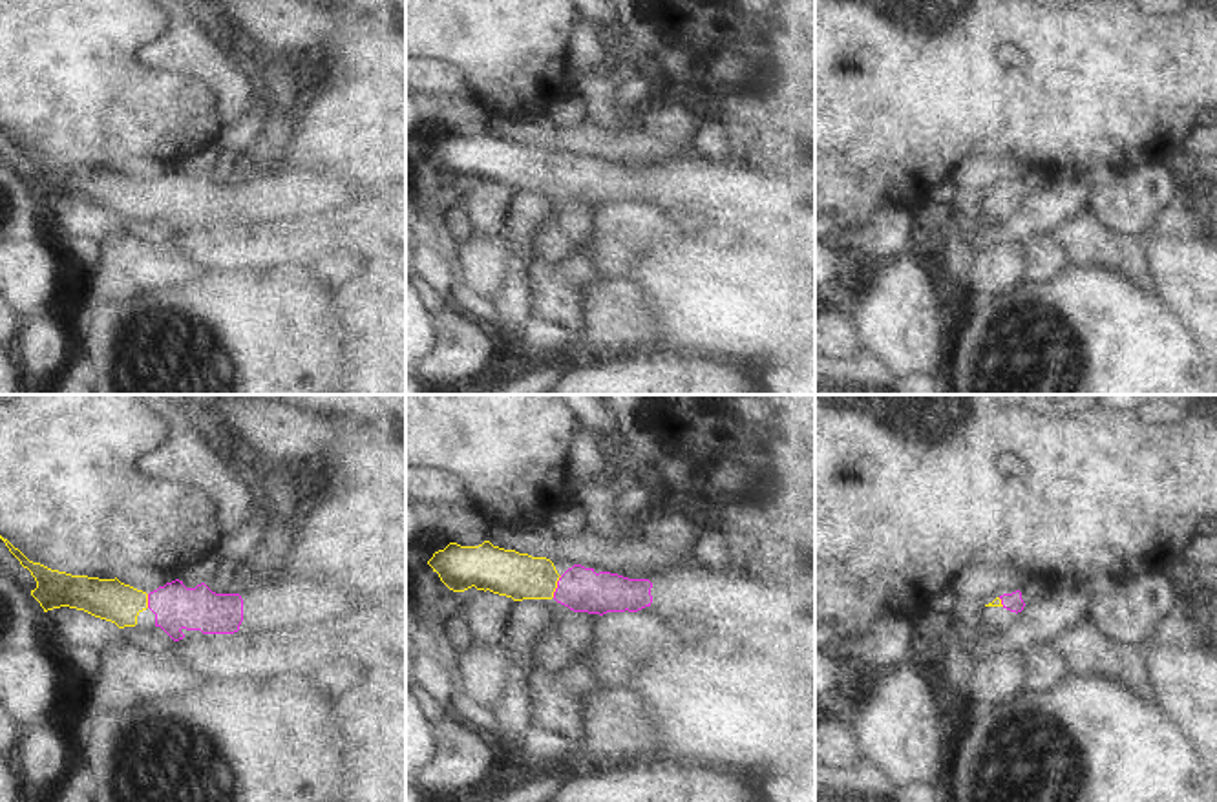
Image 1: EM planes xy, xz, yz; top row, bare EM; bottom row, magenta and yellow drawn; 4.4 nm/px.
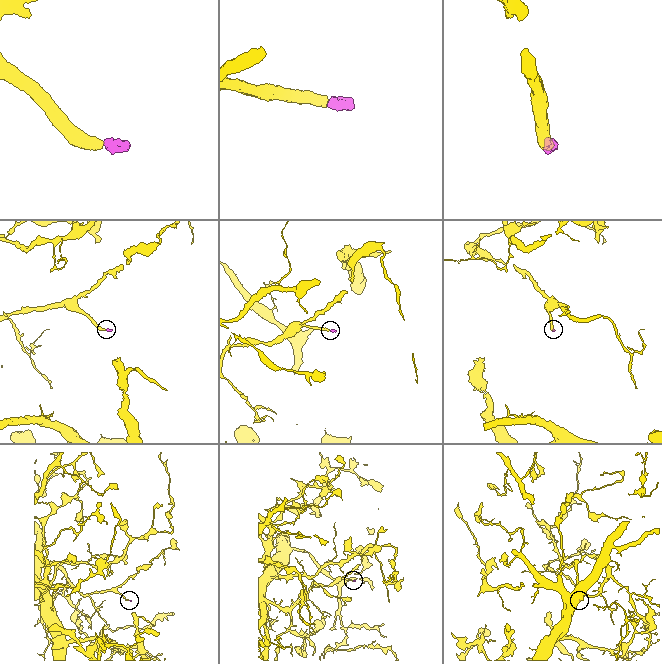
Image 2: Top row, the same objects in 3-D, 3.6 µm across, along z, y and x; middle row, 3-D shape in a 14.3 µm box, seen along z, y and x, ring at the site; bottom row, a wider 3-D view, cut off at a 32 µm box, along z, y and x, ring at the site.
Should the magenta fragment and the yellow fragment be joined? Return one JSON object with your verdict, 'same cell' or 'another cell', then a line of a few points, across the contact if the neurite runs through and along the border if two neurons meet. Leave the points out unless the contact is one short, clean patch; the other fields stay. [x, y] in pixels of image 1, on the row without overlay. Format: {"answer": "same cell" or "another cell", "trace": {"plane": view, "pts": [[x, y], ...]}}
{"answer": "same cell", "trace": {"plane": "xz", "pts": [[580, 179], [558, 178], [536, 168], [507, 163]]}}

